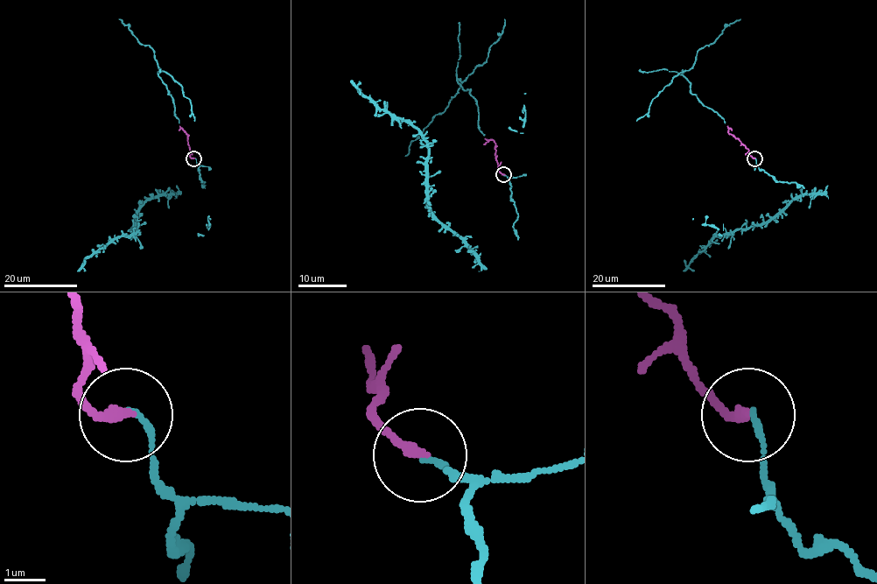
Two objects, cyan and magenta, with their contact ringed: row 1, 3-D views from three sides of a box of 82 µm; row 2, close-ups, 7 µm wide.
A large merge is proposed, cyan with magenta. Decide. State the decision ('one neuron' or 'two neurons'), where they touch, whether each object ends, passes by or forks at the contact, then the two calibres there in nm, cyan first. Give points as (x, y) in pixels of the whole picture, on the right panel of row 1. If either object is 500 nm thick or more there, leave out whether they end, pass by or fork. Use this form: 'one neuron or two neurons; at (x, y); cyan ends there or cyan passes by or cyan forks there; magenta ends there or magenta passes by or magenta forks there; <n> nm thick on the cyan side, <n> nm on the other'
one neuron; at (754, 158); cyan ends there; magenta ends there; 130 nm thick on the cyan side, 260 nm on the other

